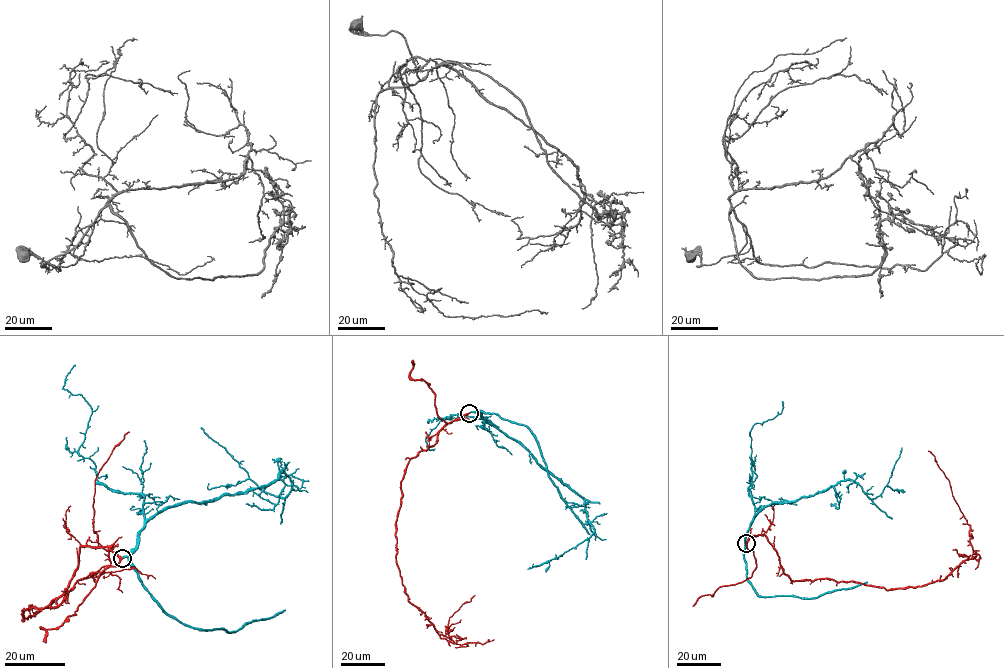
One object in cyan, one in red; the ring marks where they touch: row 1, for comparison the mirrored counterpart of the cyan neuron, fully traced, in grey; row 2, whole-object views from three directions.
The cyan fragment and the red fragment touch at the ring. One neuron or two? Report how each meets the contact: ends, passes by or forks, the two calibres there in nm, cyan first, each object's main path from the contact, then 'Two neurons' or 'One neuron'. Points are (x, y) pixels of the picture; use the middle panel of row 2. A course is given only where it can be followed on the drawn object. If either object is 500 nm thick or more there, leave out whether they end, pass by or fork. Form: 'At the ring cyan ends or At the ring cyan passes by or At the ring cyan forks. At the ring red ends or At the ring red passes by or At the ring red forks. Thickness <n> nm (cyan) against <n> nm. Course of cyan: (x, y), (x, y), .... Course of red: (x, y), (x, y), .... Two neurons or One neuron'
At the ring cyan ends. At the ring red passes by. Thickness 320 nm (cyan) against 360 nm. Course of cyan: (469, 412), (478, 412), (516, 440), (537, 462), (583, 499), (587, 519), (594, 532), (561, 556), (527, 568). Course of red: (469, 412), (409, 461), (396, 561), (408, 601), (456, 642), (449, 618), (475, 595). One neuron

